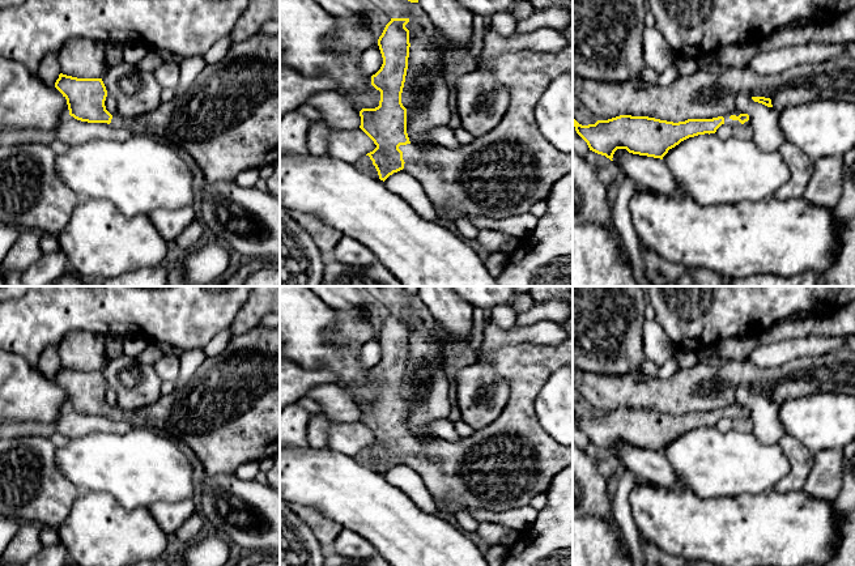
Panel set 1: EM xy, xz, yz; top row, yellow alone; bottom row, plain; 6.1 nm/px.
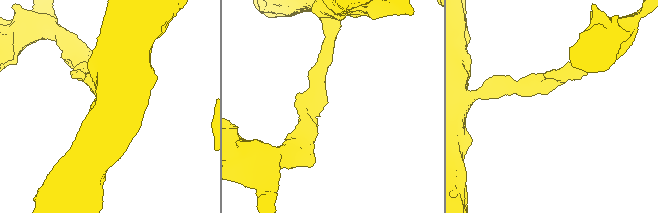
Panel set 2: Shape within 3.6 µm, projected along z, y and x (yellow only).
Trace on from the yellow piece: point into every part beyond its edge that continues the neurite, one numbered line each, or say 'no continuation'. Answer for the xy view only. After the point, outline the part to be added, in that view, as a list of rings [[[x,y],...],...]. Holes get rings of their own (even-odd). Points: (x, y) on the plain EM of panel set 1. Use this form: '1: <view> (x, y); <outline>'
1: xy (228, 413); [[[259,324],[248,332],[233,336],[221,353],[205,358],[184,387],[161,395],[154,404],[137,410],[128,412],[115,407],[110,417],[127,420],[135,427],[156,429],[183,442],[199,458],[208,476],[235,473],[243,463],[275,459],[280,454],[280,327]]]

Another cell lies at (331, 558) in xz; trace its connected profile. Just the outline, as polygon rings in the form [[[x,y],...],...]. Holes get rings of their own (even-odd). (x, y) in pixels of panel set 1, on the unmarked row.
[[[333,550],[327,552],[323,566],[391,566],[379,554],[367,559],[350,559],[336,554]]]

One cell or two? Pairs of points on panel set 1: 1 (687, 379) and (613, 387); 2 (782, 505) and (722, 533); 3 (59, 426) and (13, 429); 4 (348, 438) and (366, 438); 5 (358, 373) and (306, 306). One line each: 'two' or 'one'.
1: one
2: one
3: one
4: one
5: one

